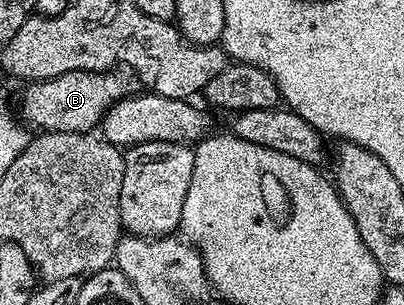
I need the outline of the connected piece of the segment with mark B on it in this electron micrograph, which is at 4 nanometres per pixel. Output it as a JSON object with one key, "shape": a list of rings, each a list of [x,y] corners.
{"shape":[[[125,66],[111,68],[108,72],[69,72],[51,80],[36,80],[25,85],[21,119],[31,129],[42,132],[89,133],[101,125],[106,111],[113,104],[135,95],[134,84],[136,77]]]}

